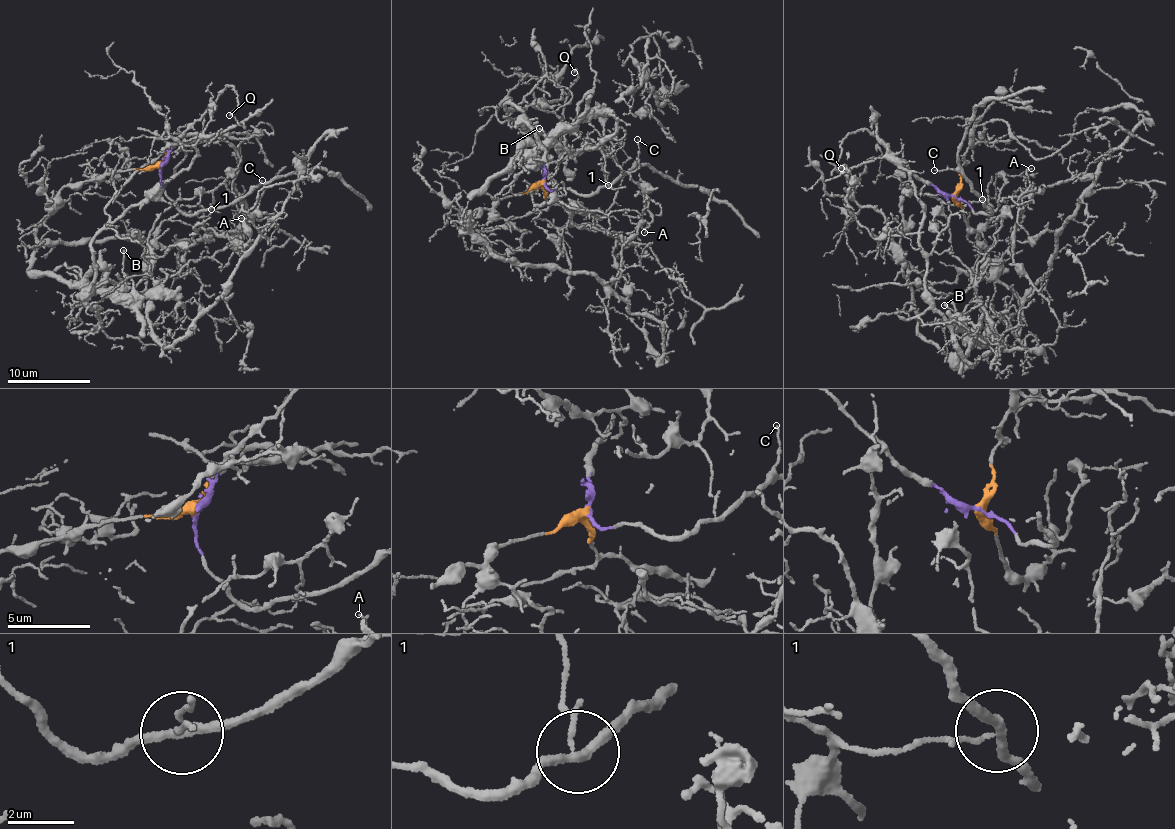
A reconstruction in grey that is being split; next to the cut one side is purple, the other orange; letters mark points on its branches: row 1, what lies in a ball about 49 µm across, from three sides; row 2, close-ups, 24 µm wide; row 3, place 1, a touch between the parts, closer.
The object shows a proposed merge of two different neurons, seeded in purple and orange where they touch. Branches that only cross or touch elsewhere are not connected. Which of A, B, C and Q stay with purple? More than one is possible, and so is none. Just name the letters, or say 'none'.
C, Q

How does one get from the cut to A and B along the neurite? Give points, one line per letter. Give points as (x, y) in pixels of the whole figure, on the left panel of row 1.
A: (160, 166), (67, 185), (39, 242), (174, 247), (200, 225), (243, 233), (241, 217)
B: (160, 166), (67, 185), (39, 242), (174, 247), (200, 225), (236, 240), (133, 285), (119, 276), (122, 250)

